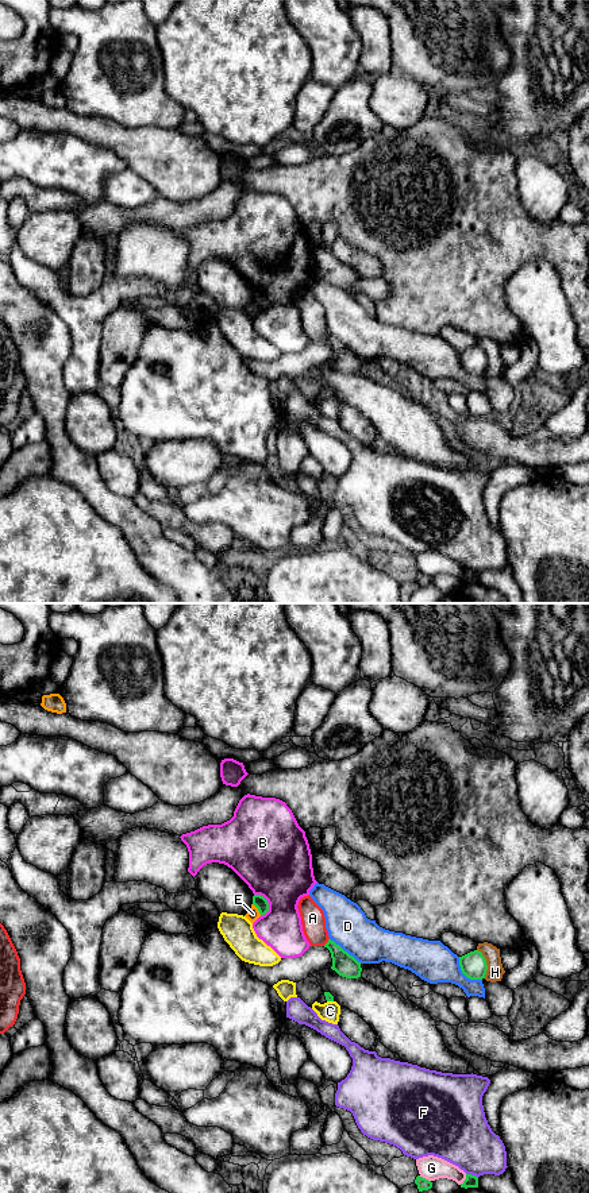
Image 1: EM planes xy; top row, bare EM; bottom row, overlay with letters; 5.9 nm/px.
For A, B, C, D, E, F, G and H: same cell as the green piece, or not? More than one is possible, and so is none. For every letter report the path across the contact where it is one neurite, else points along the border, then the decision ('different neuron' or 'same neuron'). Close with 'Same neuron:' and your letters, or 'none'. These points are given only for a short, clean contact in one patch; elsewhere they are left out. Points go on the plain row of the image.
A: different neuron
B: different neuron
C: different neuron
D: different neuron
E: border along xy (253, 298), (261, 311); different neuron
F: different neuron
G: different neuron
H: different neuron
Same neuron: none

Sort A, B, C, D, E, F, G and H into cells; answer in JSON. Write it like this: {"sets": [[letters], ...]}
{"sets": [["A"], ["B"], ["C"], ["D"], ["E", "G"], ["F"], ["H"]]}

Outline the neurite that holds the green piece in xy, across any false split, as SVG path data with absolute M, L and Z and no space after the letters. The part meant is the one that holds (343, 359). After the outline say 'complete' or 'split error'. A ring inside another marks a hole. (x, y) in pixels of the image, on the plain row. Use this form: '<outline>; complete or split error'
M328 335L324 340L331 348L332 362L331 364L335 366L339 371L346 374L358 374L361 372L361 358L358 358L353 351L344 347L339 340L334 336Z; complete

